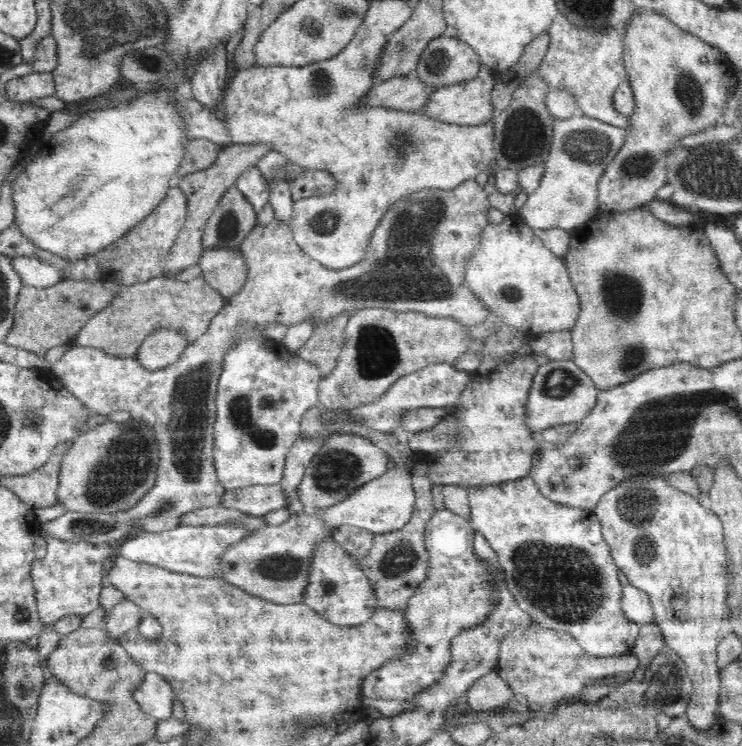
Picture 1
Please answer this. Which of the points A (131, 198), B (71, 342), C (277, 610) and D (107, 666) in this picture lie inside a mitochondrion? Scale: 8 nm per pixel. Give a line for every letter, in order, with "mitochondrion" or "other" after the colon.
A: other
B: other
C: other
D: mitochondrion

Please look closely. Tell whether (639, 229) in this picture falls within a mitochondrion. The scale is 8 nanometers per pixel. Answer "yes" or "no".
no

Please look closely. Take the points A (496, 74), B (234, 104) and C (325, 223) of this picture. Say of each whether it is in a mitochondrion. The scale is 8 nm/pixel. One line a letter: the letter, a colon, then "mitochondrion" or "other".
A: other
B: other
C: mitochondrion

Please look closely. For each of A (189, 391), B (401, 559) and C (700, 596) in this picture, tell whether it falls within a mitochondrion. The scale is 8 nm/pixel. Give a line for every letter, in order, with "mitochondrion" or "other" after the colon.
A: mitochondrion
B: mitochondrion
C: other

